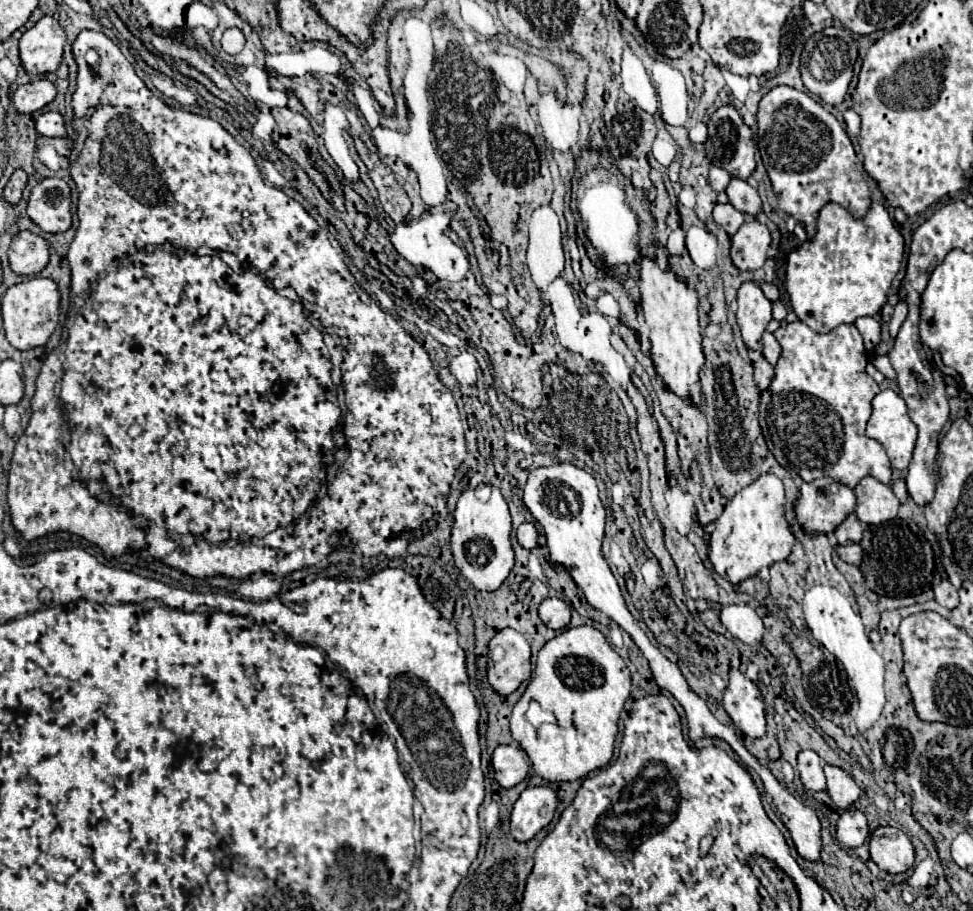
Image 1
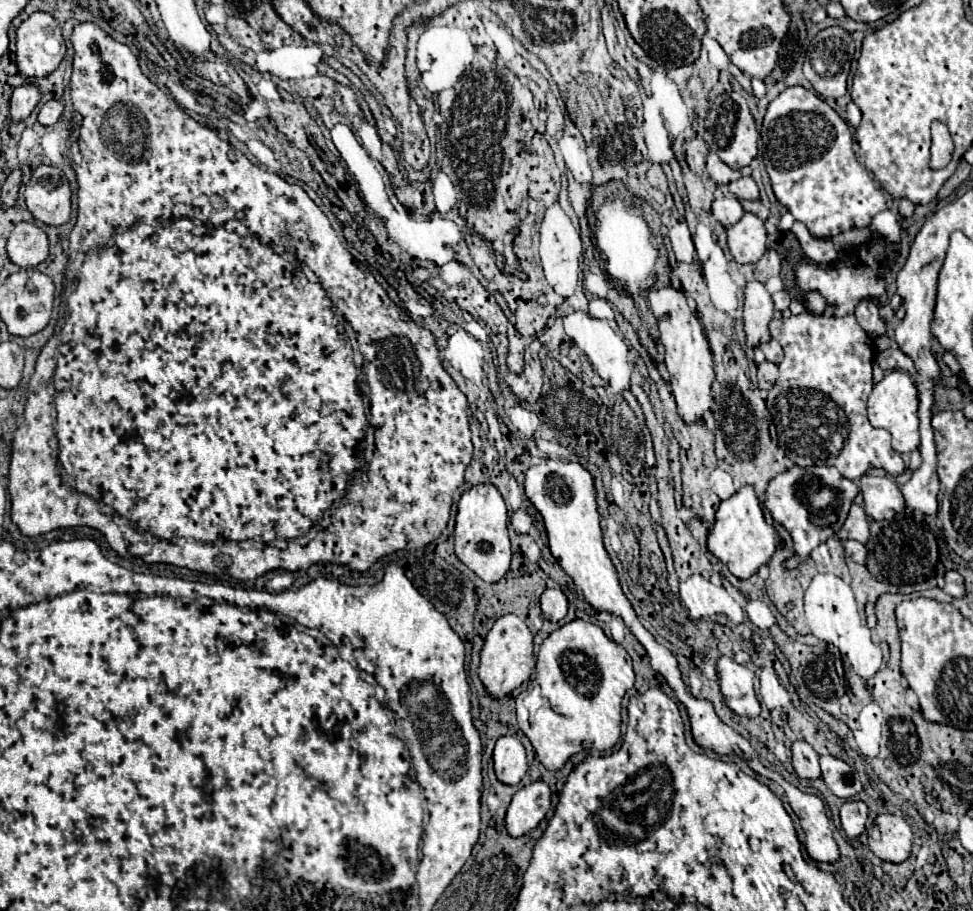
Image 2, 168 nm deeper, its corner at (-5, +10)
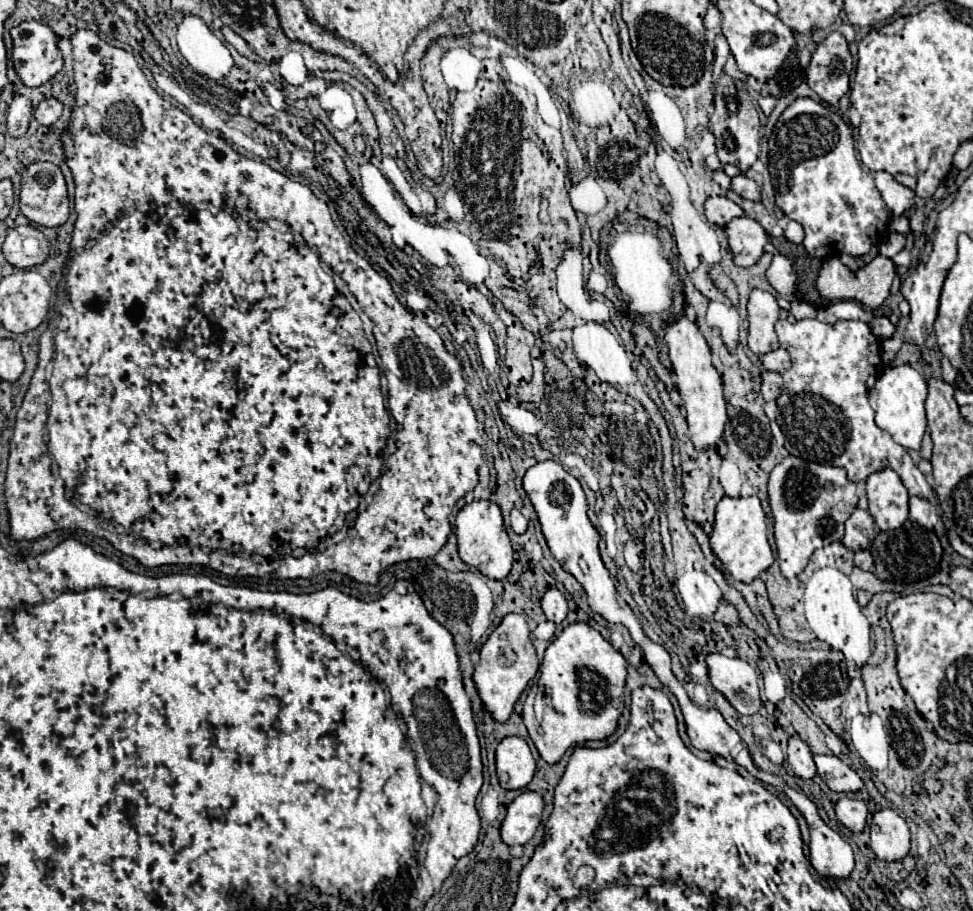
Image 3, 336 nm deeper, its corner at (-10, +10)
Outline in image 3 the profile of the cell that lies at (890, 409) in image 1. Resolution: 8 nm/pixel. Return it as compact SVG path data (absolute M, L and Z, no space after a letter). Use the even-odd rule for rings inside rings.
M897 365L885 369L875 385L869 389L869 403L875 409L875 423L879 429L887 431L895 443L907 449L919 449L925 433L925 397L927 383L911 365Z

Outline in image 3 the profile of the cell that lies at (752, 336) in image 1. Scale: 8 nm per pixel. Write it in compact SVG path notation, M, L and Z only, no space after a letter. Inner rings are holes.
M753 289L747 303L749 320L748 346L755 355L765 355L773 349L779 349L775 335L775 321L779 319L781 307L775 297L763 289Z

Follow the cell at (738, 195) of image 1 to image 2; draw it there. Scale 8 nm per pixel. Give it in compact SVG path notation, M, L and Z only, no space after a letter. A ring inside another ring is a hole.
M740 177L738 181L732 181L728 185L730 193L736 195L738 199L758 199L760 197L760 191L758 191L758 185L752 177Z

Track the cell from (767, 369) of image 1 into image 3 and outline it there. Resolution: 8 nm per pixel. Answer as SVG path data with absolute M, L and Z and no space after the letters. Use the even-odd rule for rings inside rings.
M763 371L761 379L763 379L763 387L761 387L763 399L765 401L775 401L781 395L781 391L783 391L783 379L781 379L781 375L779 373L767 373L767 371Z

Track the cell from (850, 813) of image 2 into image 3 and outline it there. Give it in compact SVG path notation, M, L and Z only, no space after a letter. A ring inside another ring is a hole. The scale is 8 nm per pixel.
M841 797L835 803L835 815L837 815L839 823L843 823L849 831L859 833L867 825L867 803L859 801L859 799Z

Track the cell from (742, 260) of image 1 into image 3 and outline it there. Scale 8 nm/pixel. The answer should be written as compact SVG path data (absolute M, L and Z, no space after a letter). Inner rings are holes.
M743 215L727 223L725 227L727 239L729 239L729 249L733 253L733 263L737 267L751 267L759 257L763 255L763 247L769 241L769 235L763 231L763 227Z

